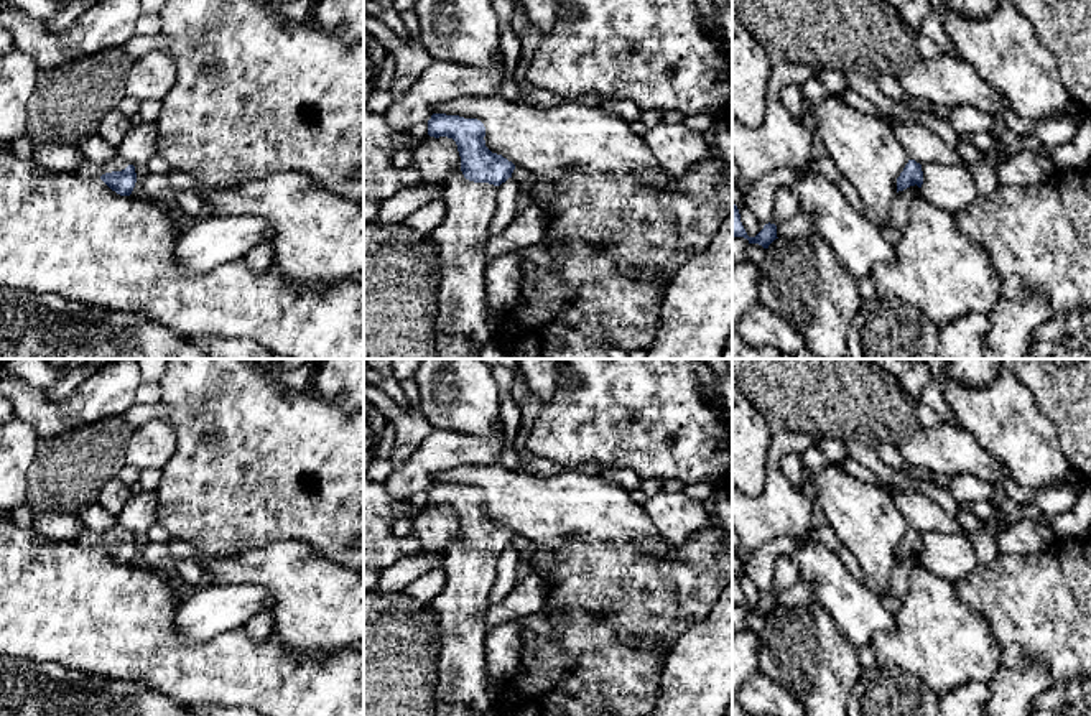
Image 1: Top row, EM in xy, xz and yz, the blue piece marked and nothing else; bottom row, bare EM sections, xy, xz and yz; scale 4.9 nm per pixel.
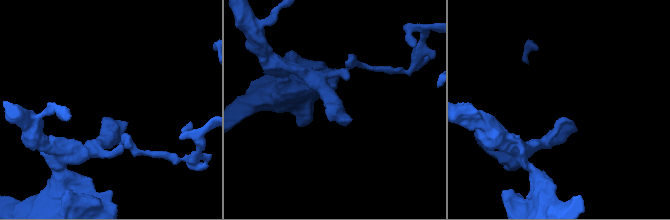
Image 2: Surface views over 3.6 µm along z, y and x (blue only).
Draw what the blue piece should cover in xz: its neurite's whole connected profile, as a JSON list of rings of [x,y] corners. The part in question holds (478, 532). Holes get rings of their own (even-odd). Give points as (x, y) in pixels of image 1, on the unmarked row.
[[[433,482],[428,504],[453,507],[461,525],[461,540],[444,555],[444,589],[429,602],[439,627],[436,716],[484,716],[492,708],[484,617],[497,558],[515,533],[485,515],[477,487]]]

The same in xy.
[[[118,525],[102,533],[86,528],[77,542],[84,546],[100,546],[120,565],[130,565],[137,551],[135,535]]]

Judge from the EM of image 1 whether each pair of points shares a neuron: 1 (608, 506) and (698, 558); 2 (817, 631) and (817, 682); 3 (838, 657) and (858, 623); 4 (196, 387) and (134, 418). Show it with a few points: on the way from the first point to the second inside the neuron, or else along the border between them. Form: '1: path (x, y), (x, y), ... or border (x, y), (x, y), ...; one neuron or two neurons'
1: border (634, 542), (655, 557), (673, 553); two neurons
2: path (817, 644), (817, 669); one neuron
3: border (823, 609), (858, 647); two neurons
4: border (160, 400), (168, 407), (165, 418); two neurons

